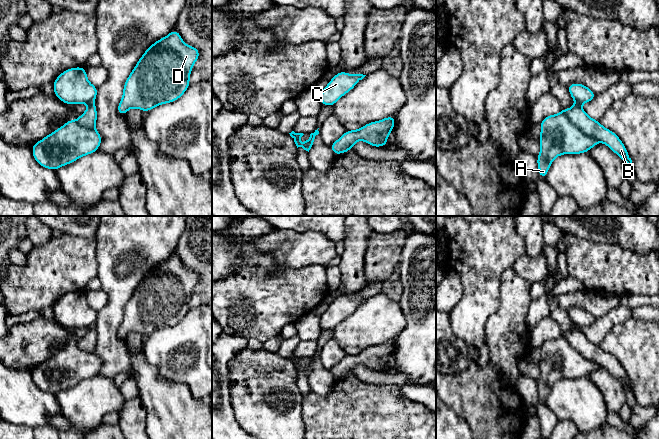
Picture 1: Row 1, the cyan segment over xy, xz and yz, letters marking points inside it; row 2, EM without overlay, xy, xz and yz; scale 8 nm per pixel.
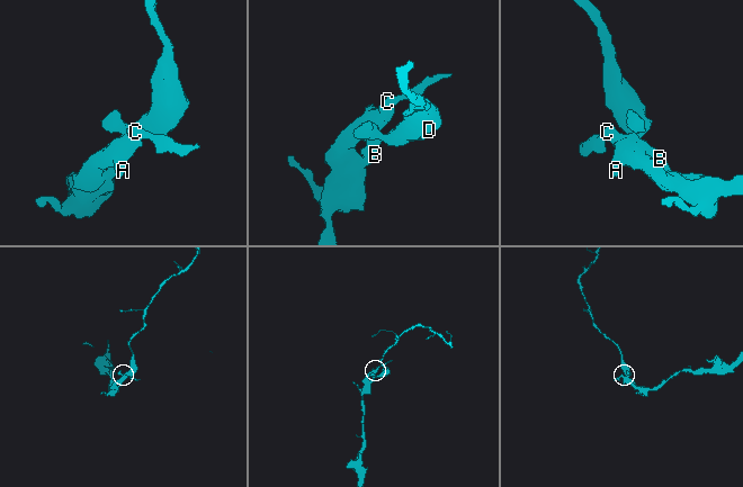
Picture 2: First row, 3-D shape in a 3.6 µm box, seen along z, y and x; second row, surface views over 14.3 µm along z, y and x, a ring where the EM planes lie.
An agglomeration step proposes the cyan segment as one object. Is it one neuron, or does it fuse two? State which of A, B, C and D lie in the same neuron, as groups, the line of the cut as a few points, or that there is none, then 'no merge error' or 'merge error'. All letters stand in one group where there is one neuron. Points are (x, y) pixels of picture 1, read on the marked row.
A B C / D | xy (93, 102), (88, 104) | merge error

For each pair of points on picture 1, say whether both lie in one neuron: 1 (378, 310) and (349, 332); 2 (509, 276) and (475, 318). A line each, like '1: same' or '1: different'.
1: same
2: different

